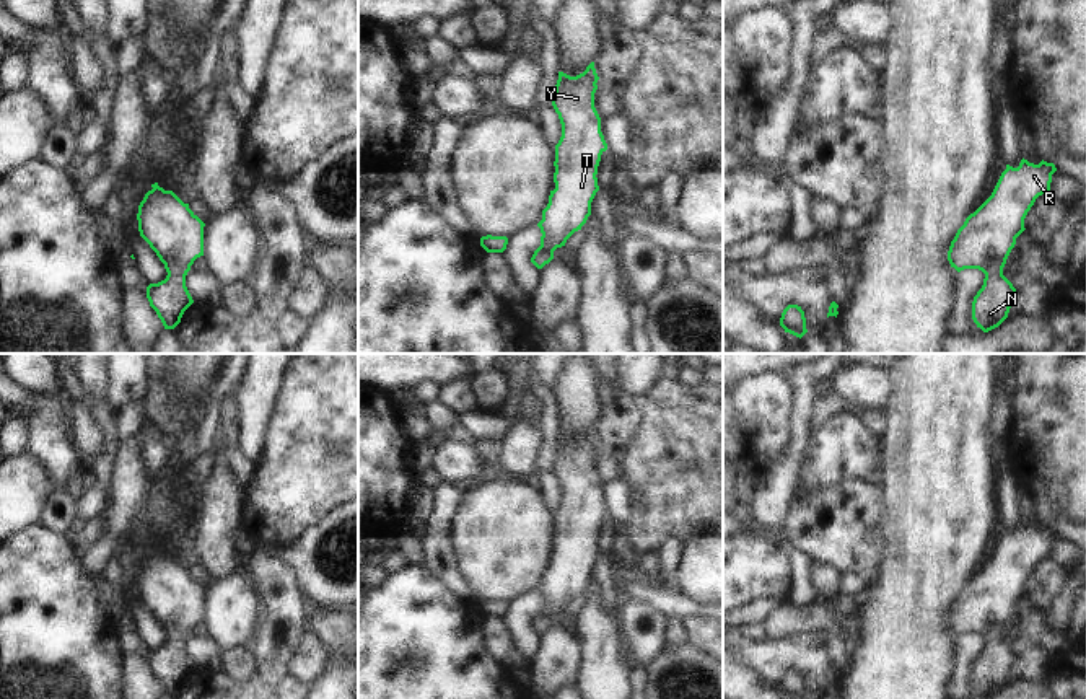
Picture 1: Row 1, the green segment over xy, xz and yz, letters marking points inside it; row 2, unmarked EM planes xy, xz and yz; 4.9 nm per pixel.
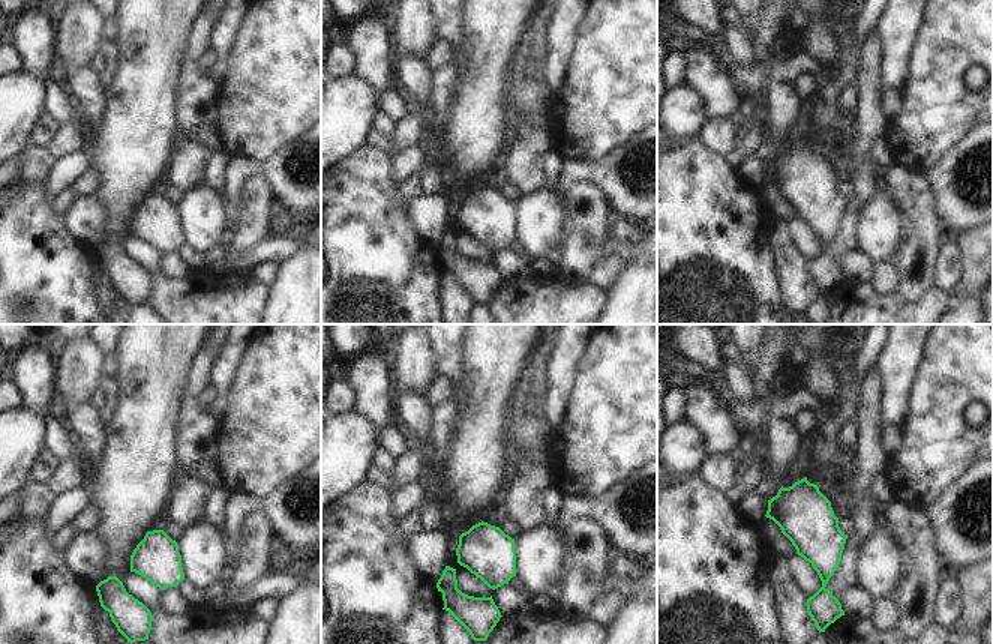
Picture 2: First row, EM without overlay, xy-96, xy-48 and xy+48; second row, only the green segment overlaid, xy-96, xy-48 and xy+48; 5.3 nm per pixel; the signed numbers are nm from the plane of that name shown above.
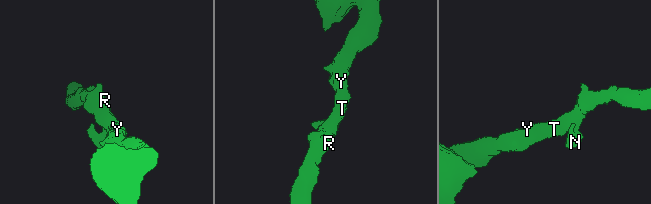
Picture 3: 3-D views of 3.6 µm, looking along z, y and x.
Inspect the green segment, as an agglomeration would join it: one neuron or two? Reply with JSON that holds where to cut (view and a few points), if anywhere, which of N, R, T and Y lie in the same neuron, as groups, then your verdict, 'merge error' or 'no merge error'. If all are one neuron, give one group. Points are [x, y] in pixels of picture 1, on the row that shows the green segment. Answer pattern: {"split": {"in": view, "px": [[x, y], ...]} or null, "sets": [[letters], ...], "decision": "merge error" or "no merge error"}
{"split": null, "sets": [["N", "R", "T", "Y"]], "decision": "no merge error"}

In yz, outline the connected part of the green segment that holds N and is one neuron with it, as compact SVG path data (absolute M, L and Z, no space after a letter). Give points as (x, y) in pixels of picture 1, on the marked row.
M1021 160L1018 168L1006 165L992 196L970 213L957 230L948 251L948 261L957 272L964 269L979 269L985 274L983 285L972 301L972 319L983 332L998 328L1009 313L1016 298L1016 288L1003 275L1003 267L1016 238L1026 230L1024 218L1036 199L1050 192L1052 174L1057 171L1053 163L1040 161L1039 165Z

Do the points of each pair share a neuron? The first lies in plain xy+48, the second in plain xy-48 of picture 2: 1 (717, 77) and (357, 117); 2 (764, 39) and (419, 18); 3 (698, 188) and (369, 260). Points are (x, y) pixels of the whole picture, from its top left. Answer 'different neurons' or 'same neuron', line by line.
1: different neurons
2: different neurons
3: same neuron

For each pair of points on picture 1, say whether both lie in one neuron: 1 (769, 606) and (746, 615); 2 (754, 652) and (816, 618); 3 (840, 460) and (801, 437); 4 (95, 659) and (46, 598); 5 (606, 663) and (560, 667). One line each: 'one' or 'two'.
1: one
2: two
3: two
4: one
5: two

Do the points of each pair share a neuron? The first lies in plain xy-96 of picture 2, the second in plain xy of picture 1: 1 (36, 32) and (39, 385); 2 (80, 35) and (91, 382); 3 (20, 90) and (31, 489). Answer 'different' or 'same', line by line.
1: different
2: same
3: same

